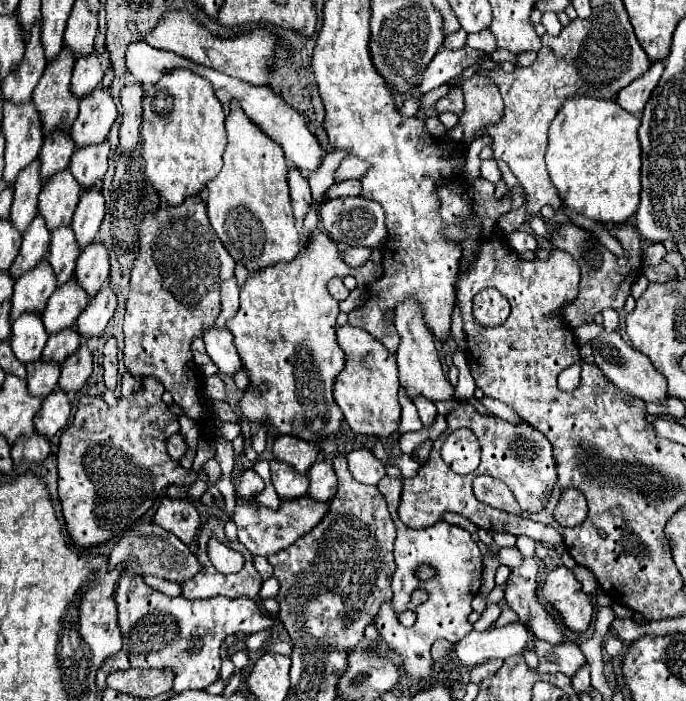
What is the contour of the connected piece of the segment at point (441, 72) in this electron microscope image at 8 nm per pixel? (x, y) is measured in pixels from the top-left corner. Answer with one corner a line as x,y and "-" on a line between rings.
468,46
460,50
448,50
448,48
438,50
438,54
434,56
434,62
430,62
430,66
426,68
422,82
418,84
418,90
426,94
442,84
448,84
450,80
458,78
464,68
476,64
480,58
484,56
478,54
478,50
470,50

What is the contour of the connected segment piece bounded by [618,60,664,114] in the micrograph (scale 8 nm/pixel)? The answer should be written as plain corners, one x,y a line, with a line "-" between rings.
658,60
654,64
650,64
650,70
646,74
642,74
640,78
636,78
632,84
628,84
626,88
620,90
618,94
618,104
622,108
626,108
628,112
642,112
652,90
656,88
660,76
664,70
664,60

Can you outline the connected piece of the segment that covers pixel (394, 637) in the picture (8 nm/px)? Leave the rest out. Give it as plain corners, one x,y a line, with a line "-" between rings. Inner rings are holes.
390,476
382,478
382,482
378,484
378,490
384,496
390,516
396,524
396,542
394,542
396,570
392,576
394,598
392,598
392,602
382,604
378,618
376,618
376,628
378,628
380,636
388,642
388,646
402,656
404,670
414,680
420,680
420,678
428,678
432,674
434,660
430,656
430,648
436,640
444,638
444,640
456,644
466,634
470,634
470,628
472,628
472,624
468,622
468,616
472,612
470,602
480,590
482,554
478,550
478,544
472,540
470,532
466,532
458,526
450,526
448,522
440,520
434,526
424,528
424,530
412,530
412,528
404,526
398,518
402,492
402,481
398,478
390,478
-
420,564
430,564
434,568
436,576
428,578
428,580
420,580
416,576
-
416,588
426,588
430,594
430,598
420,606
414,606
410,602
410,594
-
404,610
416,612
416,622
410,628
404,628
398,622
398,614

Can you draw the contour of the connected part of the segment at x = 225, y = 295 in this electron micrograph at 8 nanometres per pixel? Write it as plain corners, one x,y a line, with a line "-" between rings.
234,278
222,282
222,290
220,290
222,312
220,312
220,316
216,318
216,326
218,326
218,328
222,328
222,326
226,324
226,320
236,314
236,310
238,310
238,292
240,292
240,286
236,284

